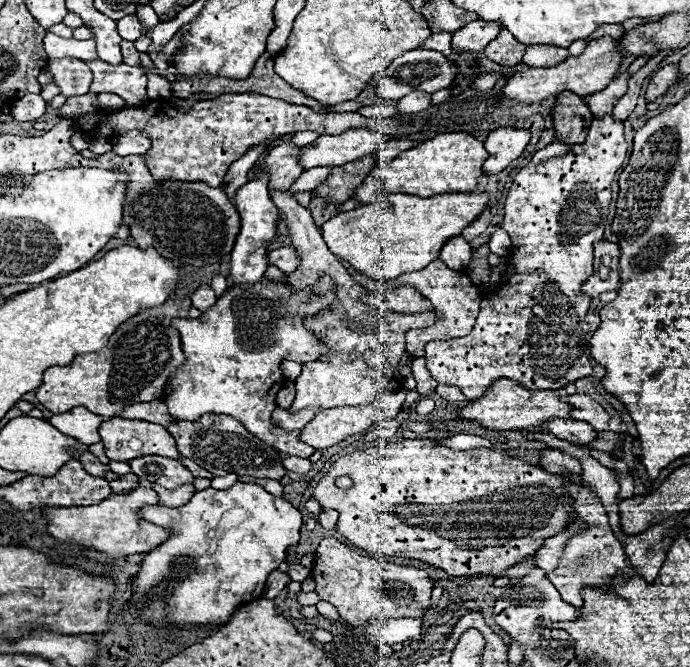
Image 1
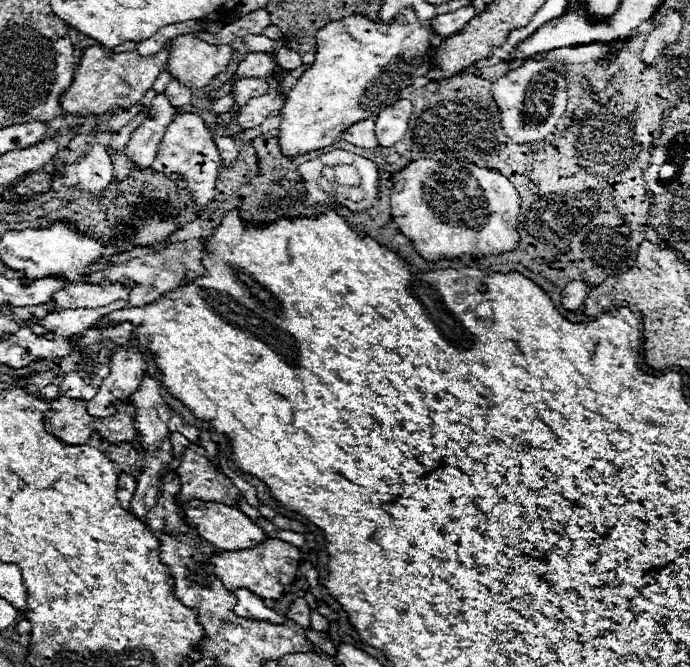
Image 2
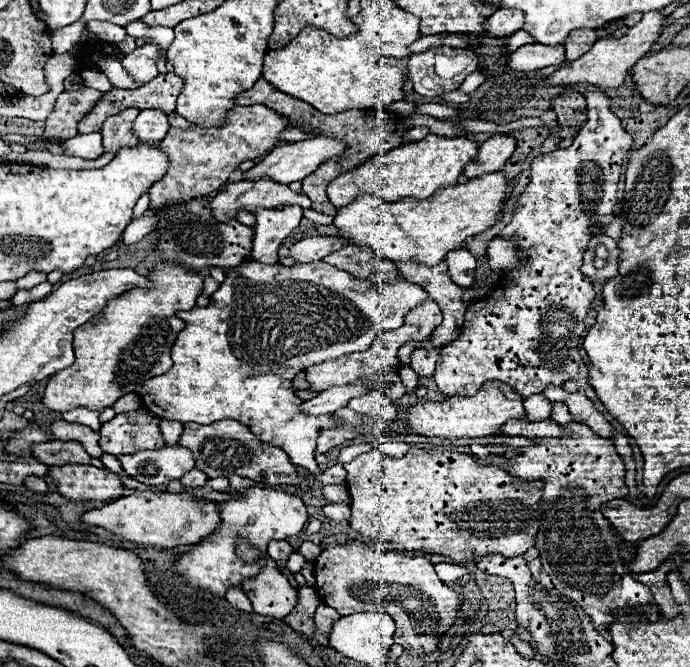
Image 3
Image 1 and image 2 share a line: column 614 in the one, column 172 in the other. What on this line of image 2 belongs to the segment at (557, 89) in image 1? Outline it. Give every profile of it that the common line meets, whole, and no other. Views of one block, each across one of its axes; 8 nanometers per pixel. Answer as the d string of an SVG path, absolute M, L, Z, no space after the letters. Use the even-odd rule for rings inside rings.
M192 34L176 36L164 48L170 48L170 74L188 88L208 86L210 80L224 72L232 60L230 44L214 46Z

